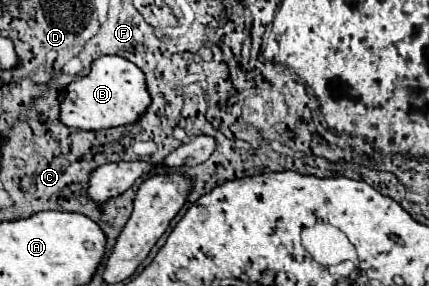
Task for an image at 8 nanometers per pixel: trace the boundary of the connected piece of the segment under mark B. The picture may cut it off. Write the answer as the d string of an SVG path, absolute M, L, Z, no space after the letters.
M99 56L87 76L65 88L65 96L59 102L59 120L81 130L103 130L135 122L149 104L151 96L145 88L145 76L133 62L121 56Z

